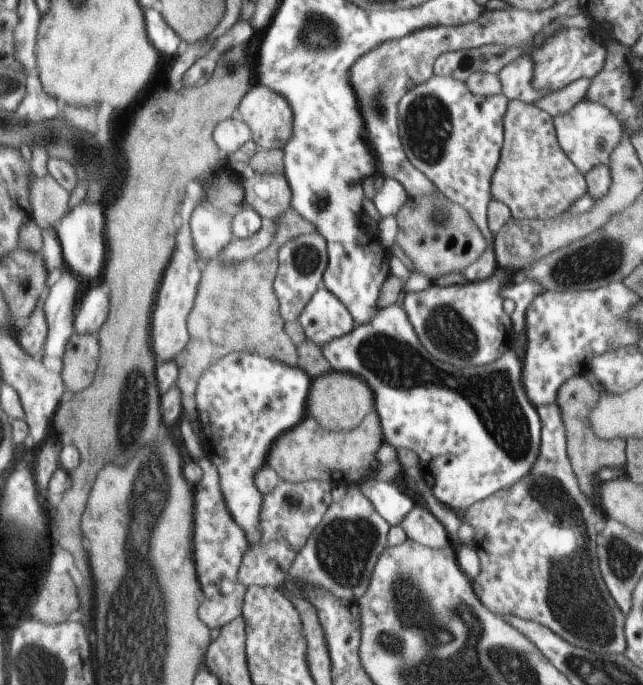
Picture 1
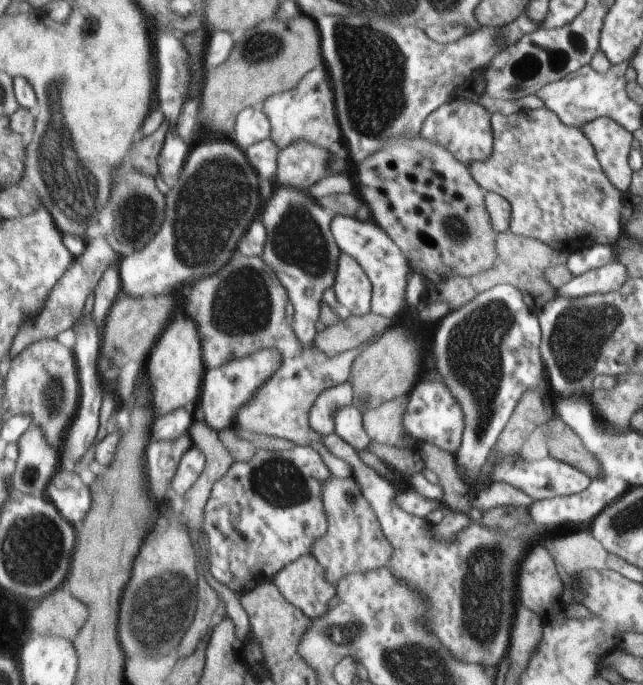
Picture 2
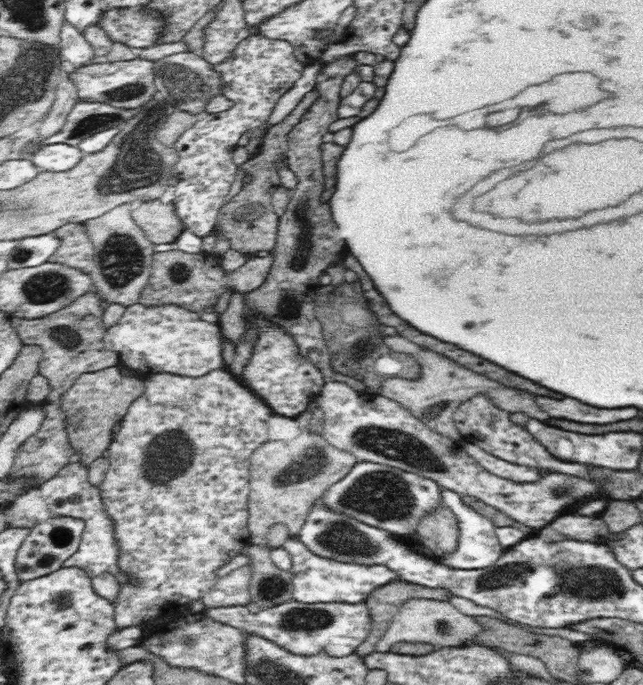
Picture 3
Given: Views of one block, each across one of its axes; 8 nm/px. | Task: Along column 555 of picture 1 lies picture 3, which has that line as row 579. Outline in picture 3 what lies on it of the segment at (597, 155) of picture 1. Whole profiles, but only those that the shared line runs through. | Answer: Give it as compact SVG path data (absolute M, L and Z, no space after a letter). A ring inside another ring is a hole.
M80 462L70 464L70 466L66 464L54 478L44 482L44 486L40 486L40 490L42 490L42 498L46 500L48 508L56 516L78 518L78 520L84 520L84 524L86 524L84 534L82 534L82 542L78 546L80 550L74 552L64 562L64 566L78 566L78 568L86 570L86 574L90 578L110 574L110 576L114 576L114 580L118 584L128 584L134 580L132 576L126 576L126 572L120 570L120 564L118 564L120 548L118 548L118 542L114 538L114 520L106 512L106 504L100 496L100 490L96 486L88 484L88 468L84 464L80 464Z

